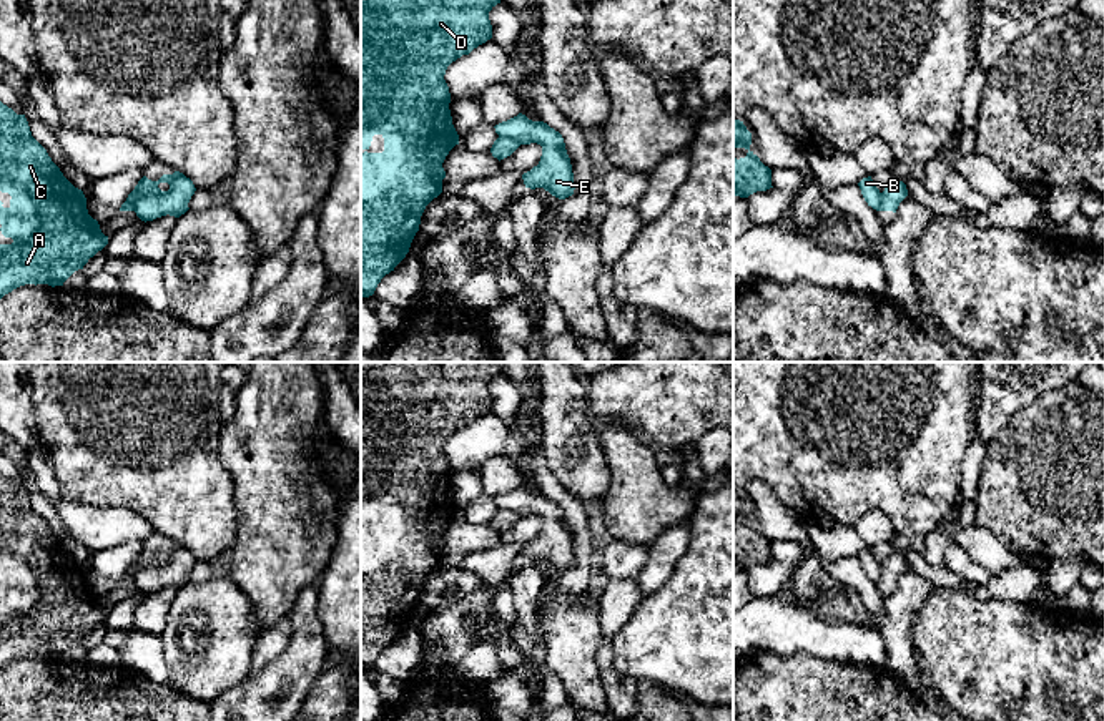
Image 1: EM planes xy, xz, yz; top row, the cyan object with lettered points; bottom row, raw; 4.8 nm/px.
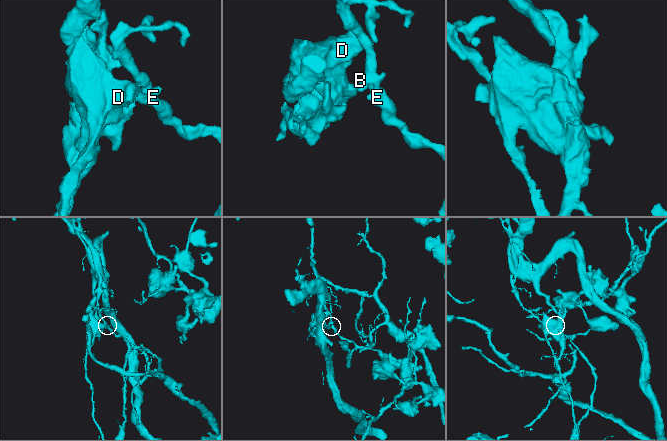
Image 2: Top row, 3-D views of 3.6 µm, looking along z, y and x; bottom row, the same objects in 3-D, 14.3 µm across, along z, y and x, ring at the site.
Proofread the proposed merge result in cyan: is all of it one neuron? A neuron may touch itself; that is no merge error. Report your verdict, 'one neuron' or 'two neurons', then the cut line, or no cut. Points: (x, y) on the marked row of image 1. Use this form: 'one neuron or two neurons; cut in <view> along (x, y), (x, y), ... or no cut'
two neurons; cut in xy along (153, 185), (148, 190), (133, 190)

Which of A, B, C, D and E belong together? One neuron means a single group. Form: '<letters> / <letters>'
A C D / B E

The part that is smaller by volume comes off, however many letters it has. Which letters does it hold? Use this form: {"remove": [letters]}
{"remove": ["A", "C", "D"]}

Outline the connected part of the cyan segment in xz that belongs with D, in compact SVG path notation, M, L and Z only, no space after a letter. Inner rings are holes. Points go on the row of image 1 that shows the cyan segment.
M361 0L361 296L369 297L374 294L381 279L394 271L394 267L409 253L411 243L419 231L421 216L426 206L442 193L442 179L446 171L442 163L449 151L459 145L459 135L452 125L449 110L451 93L444 80L447 66L469 55L474 48L492 38L492 25L489 12L500 3L500 0ZM374 135L384 138L382 153L369 153Z

